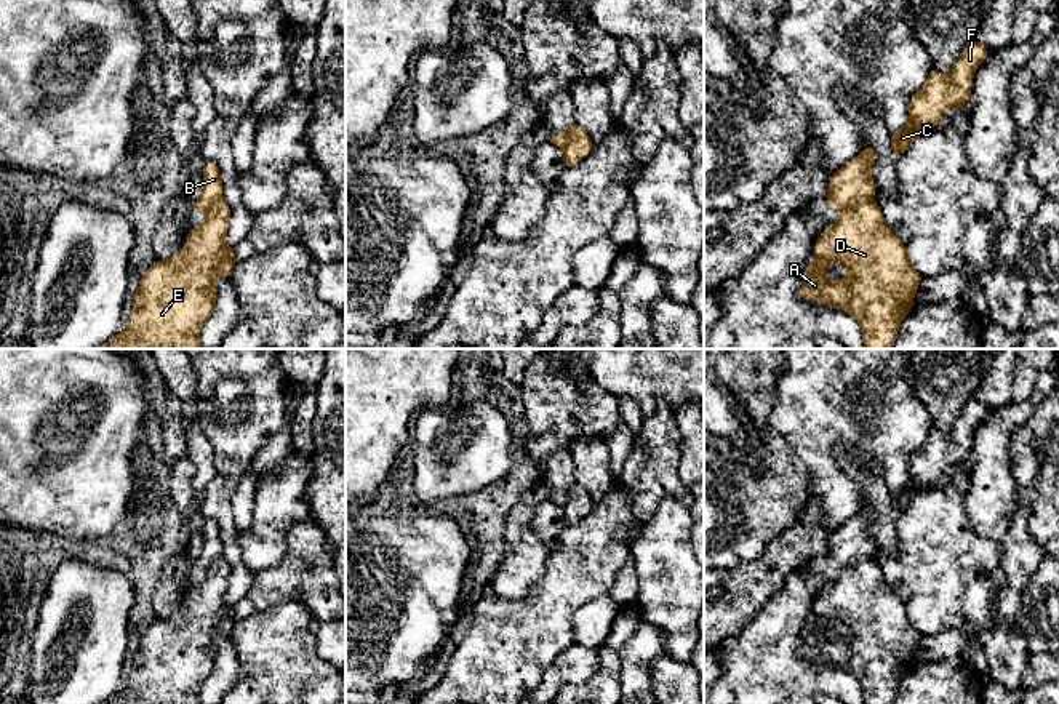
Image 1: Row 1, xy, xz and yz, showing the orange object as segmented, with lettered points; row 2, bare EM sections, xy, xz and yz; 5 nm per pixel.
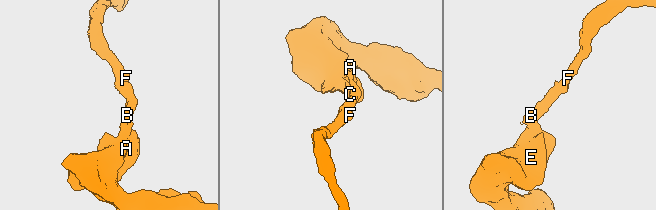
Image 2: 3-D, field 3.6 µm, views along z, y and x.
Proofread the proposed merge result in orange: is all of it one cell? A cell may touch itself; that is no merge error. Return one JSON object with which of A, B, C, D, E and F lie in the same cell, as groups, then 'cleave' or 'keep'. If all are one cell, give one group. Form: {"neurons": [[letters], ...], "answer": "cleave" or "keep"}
{"neurons": [["A", "D", "E"], ["B", "C", "F"]], "answer": "cleave"}

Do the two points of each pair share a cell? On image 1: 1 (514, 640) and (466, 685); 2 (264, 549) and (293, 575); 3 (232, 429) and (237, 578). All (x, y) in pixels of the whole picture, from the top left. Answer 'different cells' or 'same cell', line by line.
1: same cell
2: different cells
3: same cell

